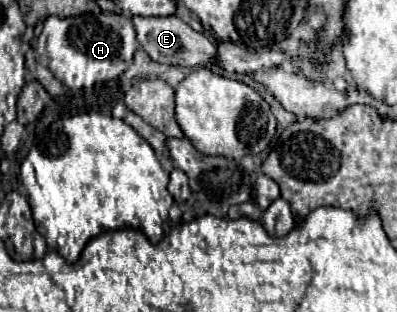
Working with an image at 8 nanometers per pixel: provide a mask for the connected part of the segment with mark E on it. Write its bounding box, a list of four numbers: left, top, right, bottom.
[133,16,215,66]

